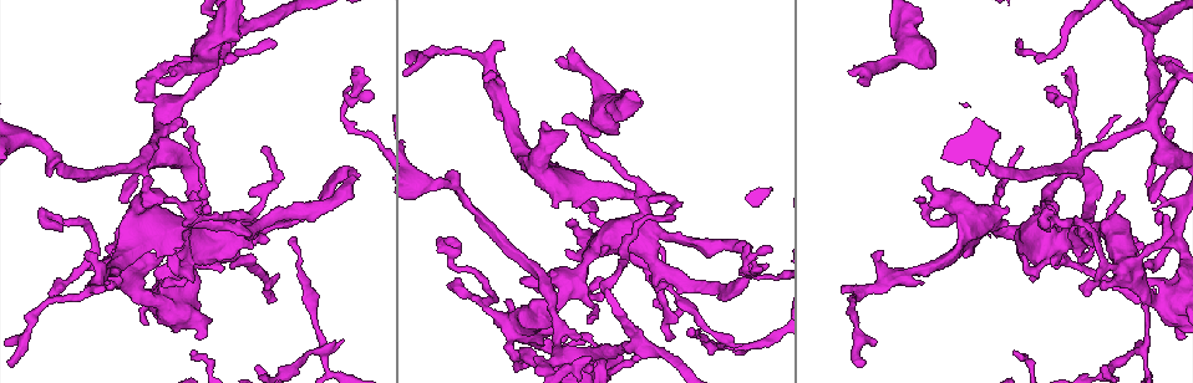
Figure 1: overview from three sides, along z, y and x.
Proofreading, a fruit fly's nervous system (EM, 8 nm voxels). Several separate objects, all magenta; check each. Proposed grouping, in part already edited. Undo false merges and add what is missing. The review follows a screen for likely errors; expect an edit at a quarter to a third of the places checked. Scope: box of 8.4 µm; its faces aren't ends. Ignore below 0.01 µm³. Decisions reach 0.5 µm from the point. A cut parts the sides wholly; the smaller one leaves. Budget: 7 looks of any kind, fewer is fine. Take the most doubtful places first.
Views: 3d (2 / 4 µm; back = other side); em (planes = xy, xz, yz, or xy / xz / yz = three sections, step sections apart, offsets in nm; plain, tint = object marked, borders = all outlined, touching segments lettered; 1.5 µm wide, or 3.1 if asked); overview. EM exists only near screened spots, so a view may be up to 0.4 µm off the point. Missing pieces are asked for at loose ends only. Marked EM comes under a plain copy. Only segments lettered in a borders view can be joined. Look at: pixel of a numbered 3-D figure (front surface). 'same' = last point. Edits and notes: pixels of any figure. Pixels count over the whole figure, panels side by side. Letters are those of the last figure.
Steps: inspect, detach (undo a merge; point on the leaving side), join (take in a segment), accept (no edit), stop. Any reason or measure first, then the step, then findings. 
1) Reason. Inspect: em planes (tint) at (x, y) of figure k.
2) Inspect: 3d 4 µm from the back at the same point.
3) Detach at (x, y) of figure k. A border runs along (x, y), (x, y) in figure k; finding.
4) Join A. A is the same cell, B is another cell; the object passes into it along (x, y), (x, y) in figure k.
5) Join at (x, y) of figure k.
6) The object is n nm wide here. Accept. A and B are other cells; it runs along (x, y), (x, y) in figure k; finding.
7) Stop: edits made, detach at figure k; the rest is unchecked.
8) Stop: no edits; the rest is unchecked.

Free end. Inspect: 3d 2 µm at (180, 246) of figure 1.

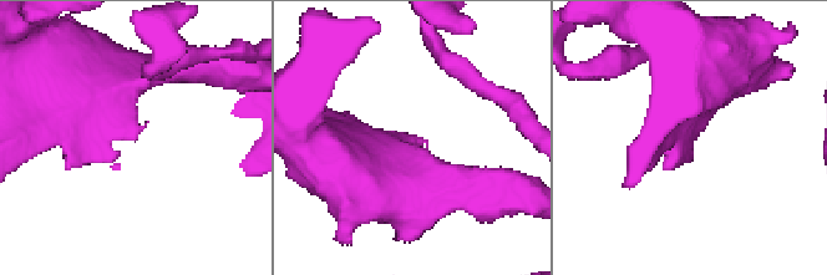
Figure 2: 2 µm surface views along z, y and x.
Inspect: em planes (borders) at (689, 138) of figure 2.

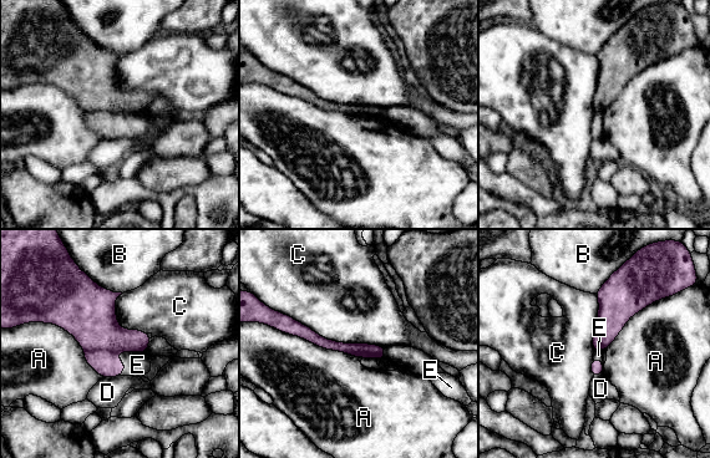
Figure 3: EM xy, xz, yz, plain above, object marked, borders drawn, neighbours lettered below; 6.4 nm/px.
Accept. A, B, C, D and E are other cells; it runs along (287, 330), (381, 352) in figure 3; no lettered segment goes on from it.

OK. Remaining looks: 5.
Sharp bend. Inspect: 3d 4 µm at (325, 351) of figure 1.

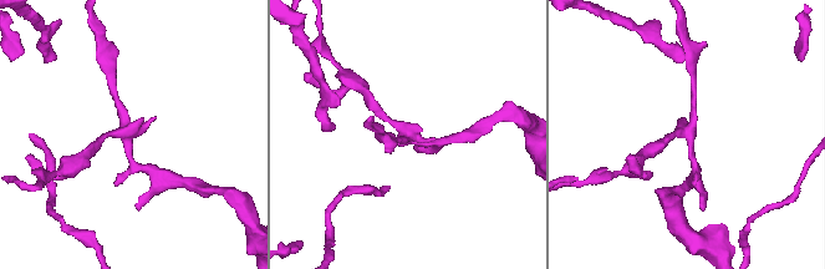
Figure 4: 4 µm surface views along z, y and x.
Inspect: em xz step 8 (borders) at (406, 133) of figure 4.

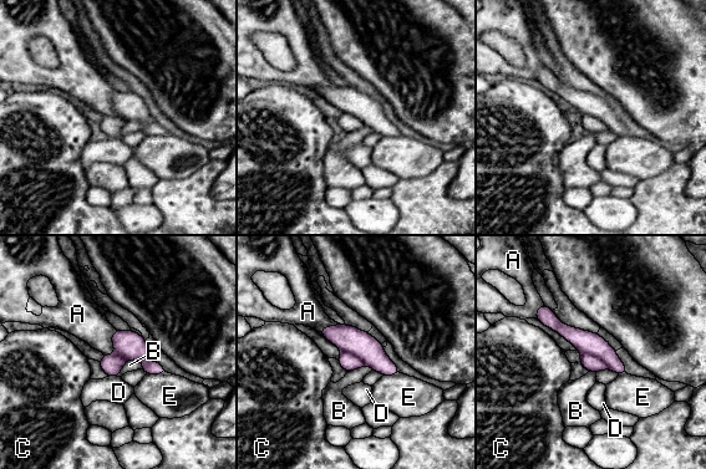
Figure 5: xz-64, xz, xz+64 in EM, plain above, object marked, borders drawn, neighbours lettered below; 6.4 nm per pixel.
Inspect: em planes (borders) at the same point.

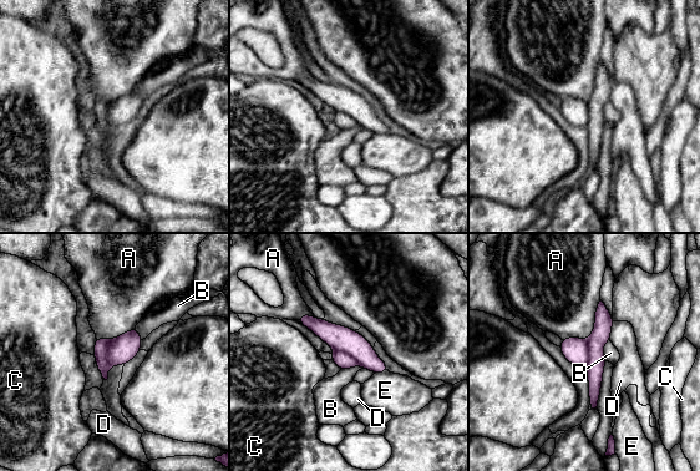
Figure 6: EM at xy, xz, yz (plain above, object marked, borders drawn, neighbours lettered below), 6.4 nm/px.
Detach at (122, 349) of figure 6. A, B, C, D and E are other cells; two cells meet here.

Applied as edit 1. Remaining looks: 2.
Stop: edits made, detach at figure 6; the rest is unchecked.

